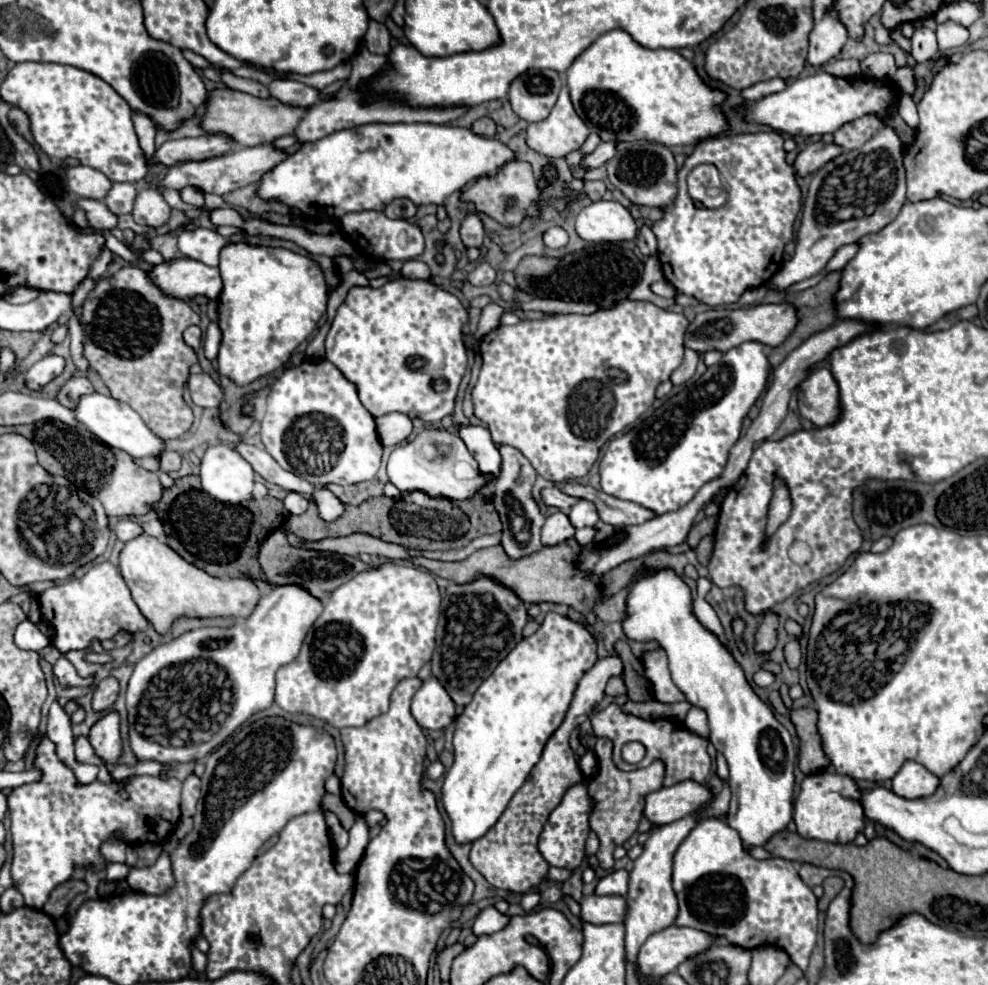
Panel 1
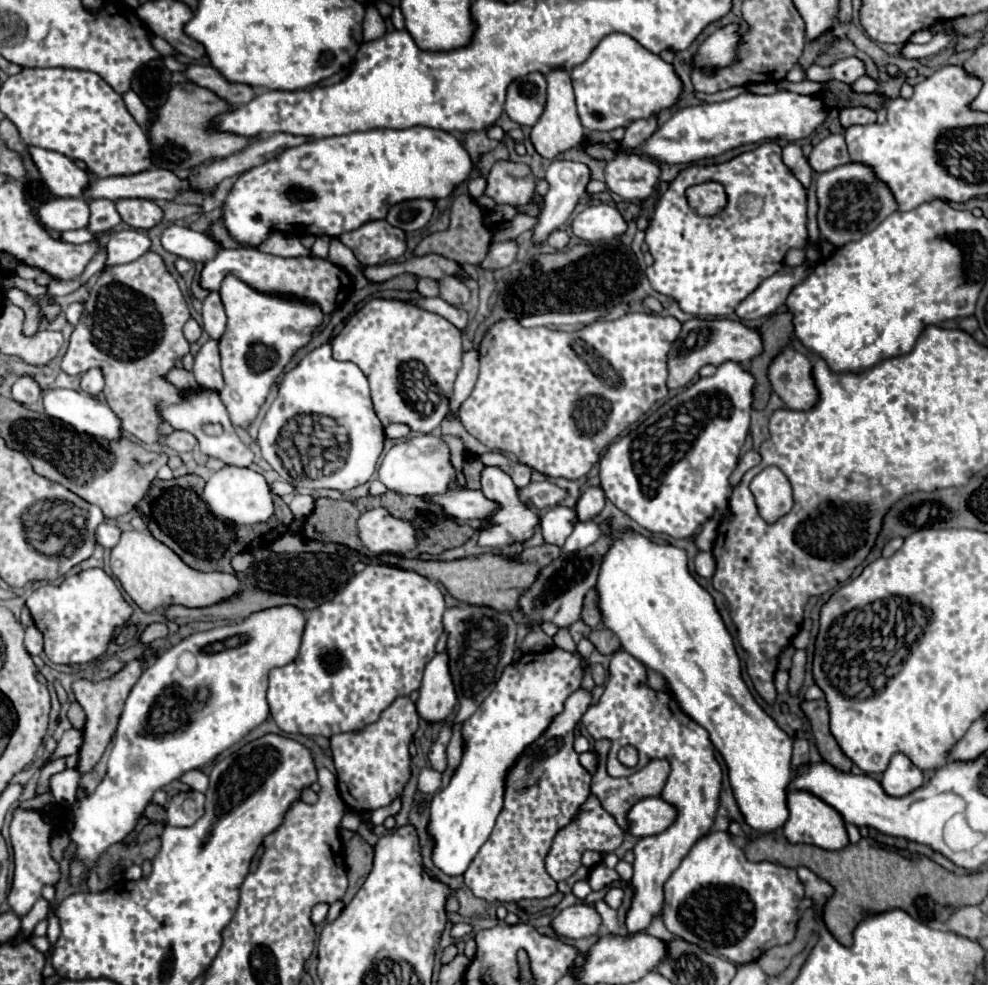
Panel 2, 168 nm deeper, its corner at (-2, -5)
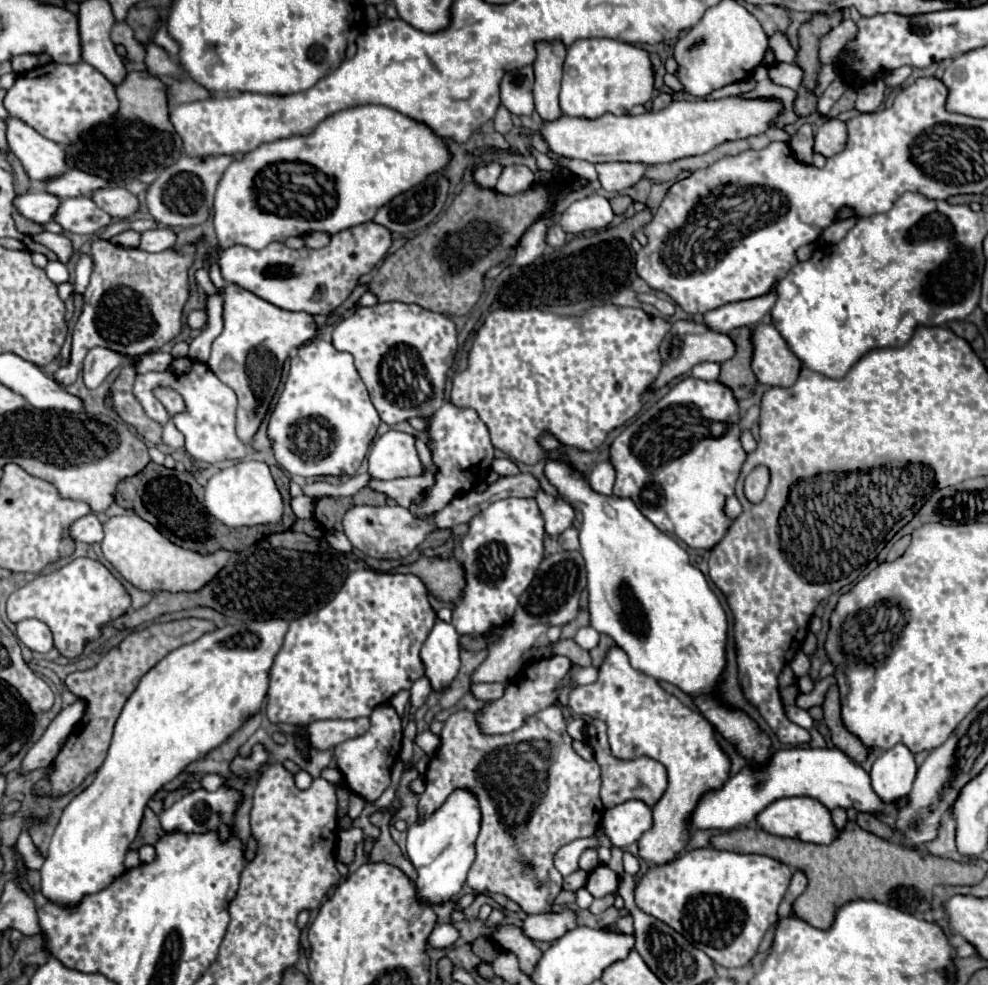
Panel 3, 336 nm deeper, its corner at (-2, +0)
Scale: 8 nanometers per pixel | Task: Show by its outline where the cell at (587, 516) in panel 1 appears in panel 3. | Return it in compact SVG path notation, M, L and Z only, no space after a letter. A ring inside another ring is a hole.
M610 459L596 463L588 477L590 477L590 485L594 485L594 489L598 489L598 493L606 493L606 495L612 493L616 471L614 471L614 465L610 463Z

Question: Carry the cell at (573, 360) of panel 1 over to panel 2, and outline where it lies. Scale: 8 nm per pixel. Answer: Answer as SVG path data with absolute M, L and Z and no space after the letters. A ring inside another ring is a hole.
M630 312L614 322L592 322L576 332L560 332L560 330L550 330L550 328L522 328L516 320L500 320L496 322L486 336L482 338L480 344L480 376L476 382L474 392L470 398L462 404L460 408L460 420L464 428L478 438L482 444L486 444L492 452L502 452L502 454L512 454L516 456L522 464L528 464L530 468L542 472L544 476L552 478L566 478L566 480L578 480L586 476L592 466L600 460L600 452L614 440L622 430L626 430L632 422L636 422L644 412L652 408L654 402L666 398L668 388L666 388L666 378L668 378L668 352L674 340L680 334L682 324L672 318L672 316L658 316L658 314L648 314L648 312Z

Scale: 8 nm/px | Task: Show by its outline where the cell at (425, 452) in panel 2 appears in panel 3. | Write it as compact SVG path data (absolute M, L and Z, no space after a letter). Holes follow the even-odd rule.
M390 429L374 439L368 453L368 473L374 479L386 481L394 477L416 477L422 469L412 435Z

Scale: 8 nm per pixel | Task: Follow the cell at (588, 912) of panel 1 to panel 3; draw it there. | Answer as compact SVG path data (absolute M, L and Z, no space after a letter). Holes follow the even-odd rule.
M572 911L558 913L542 913L542 915L526 915L520 929L532 941L556 941L576 927L576 919Z

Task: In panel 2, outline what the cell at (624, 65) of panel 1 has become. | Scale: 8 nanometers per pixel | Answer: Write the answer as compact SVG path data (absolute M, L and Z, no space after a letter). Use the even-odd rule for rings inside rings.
M608 34L586 62L572 70L576 108L582 126L588 130L626 128L630 122L658 116L682 96L682 80L672 64L646 50L628 34Z

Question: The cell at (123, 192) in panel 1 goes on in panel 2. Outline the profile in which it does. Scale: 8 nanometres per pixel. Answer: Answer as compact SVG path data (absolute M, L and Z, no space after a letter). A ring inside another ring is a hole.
M96 198L90 202L90 226L88 230L100 234L112 230L116 224L120 224L122 218L116 210L116 202L108 198Z

